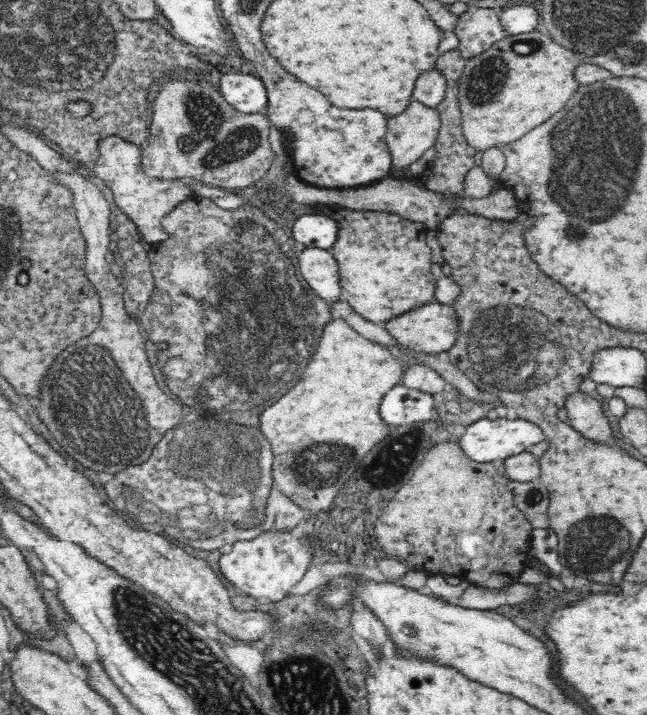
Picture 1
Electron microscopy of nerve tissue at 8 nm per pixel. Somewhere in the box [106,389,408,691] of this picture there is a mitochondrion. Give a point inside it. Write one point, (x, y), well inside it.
(218, 477)

